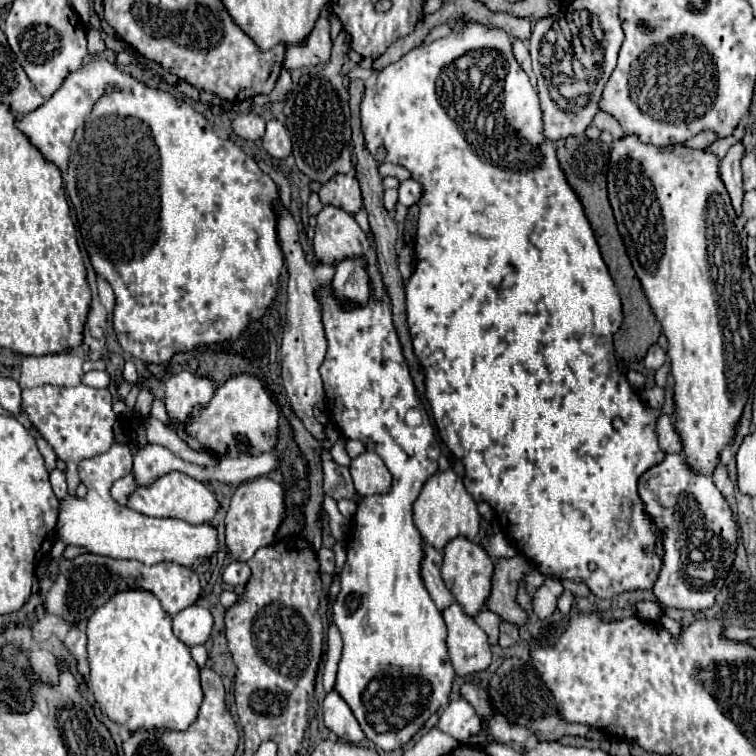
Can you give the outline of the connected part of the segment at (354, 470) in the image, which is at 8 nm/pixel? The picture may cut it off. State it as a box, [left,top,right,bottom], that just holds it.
[350,452,392,496]

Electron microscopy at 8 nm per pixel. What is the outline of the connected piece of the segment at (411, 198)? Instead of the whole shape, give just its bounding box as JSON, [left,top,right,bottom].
[398,180,422,206]

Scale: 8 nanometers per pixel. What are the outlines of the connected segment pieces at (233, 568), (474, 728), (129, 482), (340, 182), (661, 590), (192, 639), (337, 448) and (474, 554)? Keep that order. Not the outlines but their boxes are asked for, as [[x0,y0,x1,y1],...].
[[222,562,250,586],[438,698,482,742],[112,472,136,506],[320,174,362,214],[638,454,738,612],[172,604,212,646],[332,436,350,466],[442,536,494,618]]

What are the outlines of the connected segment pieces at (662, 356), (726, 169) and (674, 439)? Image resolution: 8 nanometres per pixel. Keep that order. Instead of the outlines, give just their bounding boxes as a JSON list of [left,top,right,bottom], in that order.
[[644,344,666,370],[720,140,744,214],[656,414,682,452]]

